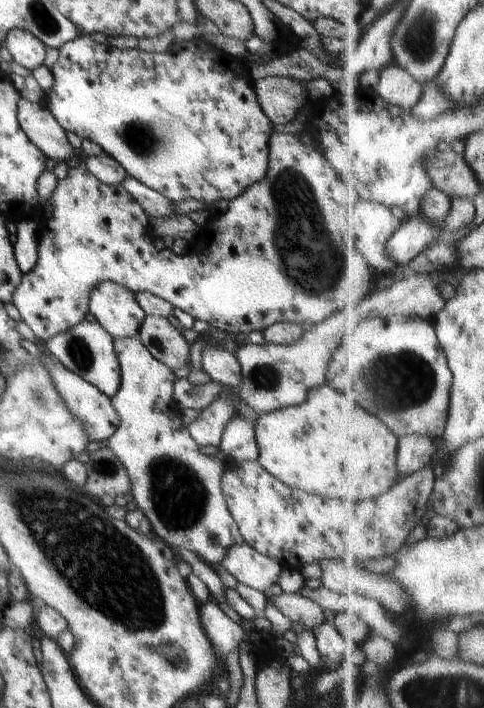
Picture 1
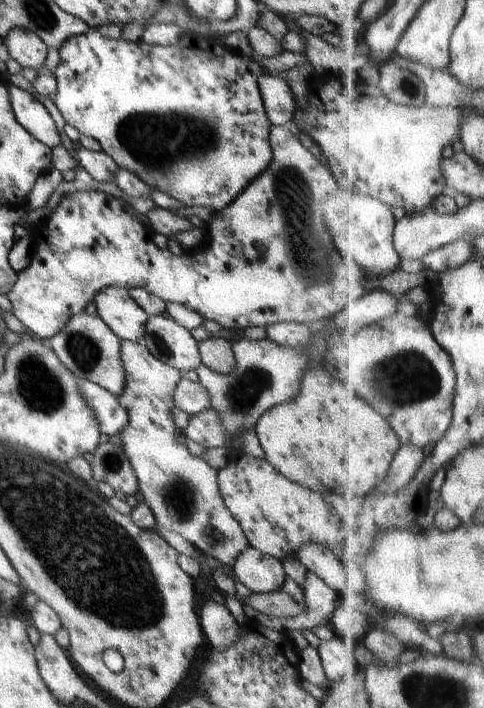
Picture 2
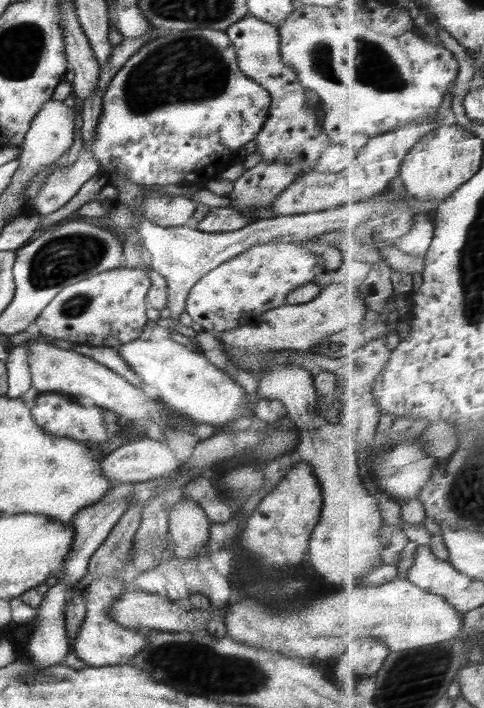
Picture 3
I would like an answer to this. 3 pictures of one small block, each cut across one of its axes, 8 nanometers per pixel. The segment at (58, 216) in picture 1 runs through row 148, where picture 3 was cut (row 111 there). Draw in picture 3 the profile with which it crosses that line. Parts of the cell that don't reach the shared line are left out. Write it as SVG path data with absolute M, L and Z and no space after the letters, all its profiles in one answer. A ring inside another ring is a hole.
M248 13L242 20L231 24L225 33L232 42L242 74L254 79L271 96L268 119L255 138L262 161L270 163L276 159L302 159L303 174L310 174L330 143L320 126L321 116L316 102L299 84L296 72L282 62L278 26L262 22Z

